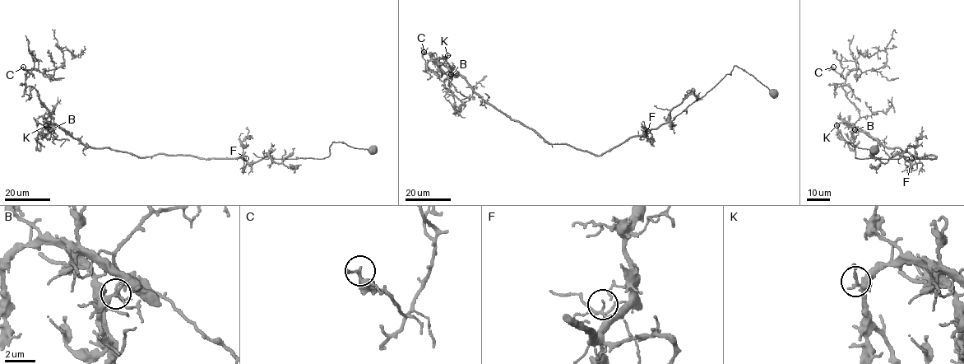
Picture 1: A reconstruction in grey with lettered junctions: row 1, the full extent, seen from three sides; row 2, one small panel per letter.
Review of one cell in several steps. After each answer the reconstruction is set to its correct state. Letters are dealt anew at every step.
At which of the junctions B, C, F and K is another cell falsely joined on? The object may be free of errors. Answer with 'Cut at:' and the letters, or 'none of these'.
Cut at: B

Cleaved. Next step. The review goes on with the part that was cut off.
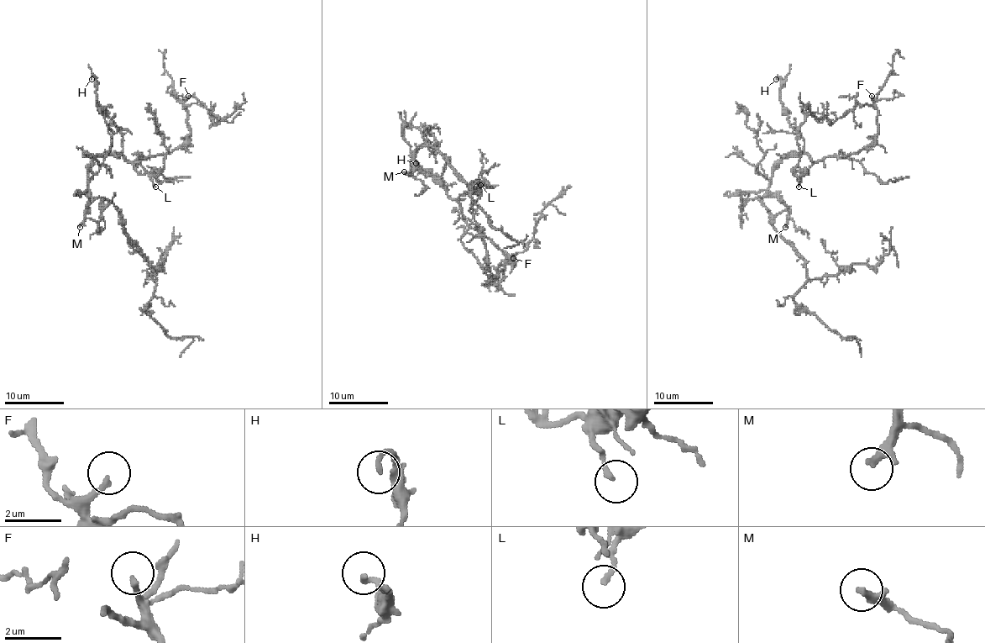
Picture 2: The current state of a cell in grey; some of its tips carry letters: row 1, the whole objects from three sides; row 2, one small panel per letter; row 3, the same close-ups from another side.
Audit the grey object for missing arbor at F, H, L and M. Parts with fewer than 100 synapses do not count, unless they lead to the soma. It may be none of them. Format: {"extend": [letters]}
{"extend": ["M"]}

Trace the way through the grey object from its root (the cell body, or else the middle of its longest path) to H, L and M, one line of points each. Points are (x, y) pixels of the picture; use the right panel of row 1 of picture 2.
H: (778, 164), (789, 154), (799, 154), (804, 139), (782, 108), (780, 77), (778, 75), (776, 79)
L: (778, 164), (789, 154), (806, 154), (812, 160), (807, 175), (801, 177), (799, 187)
M: (778, 164), (768, 190), (774, 192), (788, 209), (788, 223), (785, 227)

